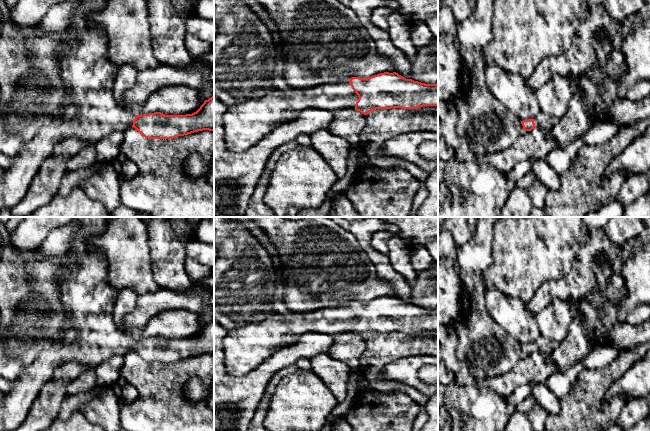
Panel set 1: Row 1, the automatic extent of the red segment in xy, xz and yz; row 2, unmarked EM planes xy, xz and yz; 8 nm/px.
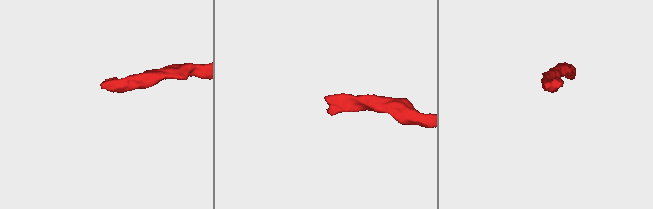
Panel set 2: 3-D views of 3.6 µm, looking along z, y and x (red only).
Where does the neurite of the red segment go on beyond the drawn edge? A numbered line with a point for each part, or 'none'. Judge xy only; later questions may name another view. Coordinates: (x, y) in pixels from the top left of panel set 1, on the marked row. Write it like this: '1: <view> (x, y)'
1: xy (88, 75)

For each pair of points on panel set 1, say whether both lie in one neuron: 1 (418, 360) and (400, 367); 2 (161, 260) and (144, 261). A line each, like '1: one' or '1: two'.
1: one
2: two

